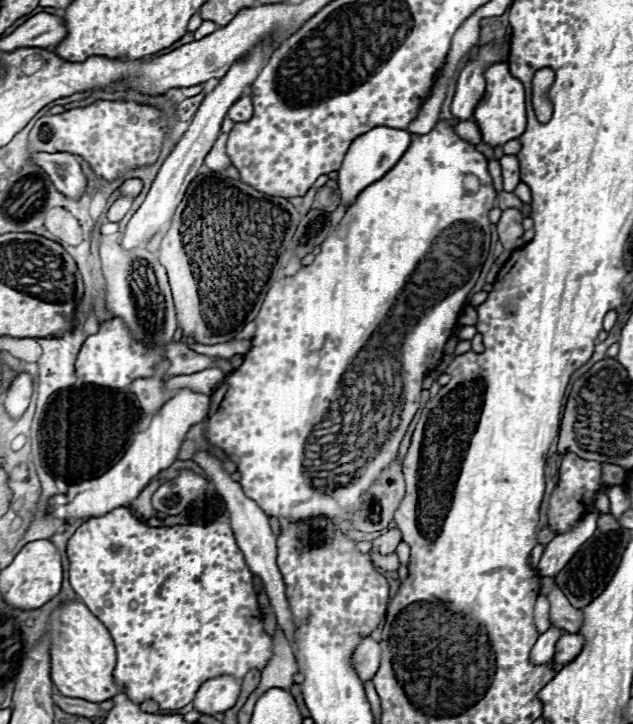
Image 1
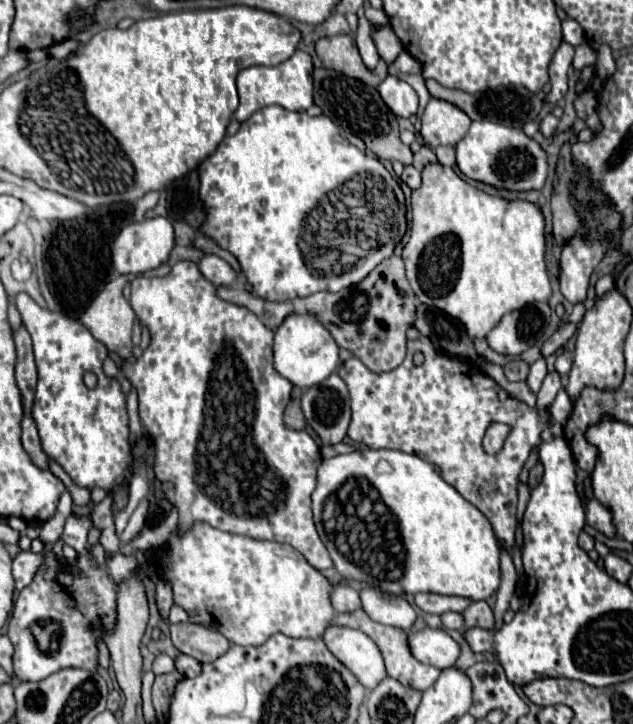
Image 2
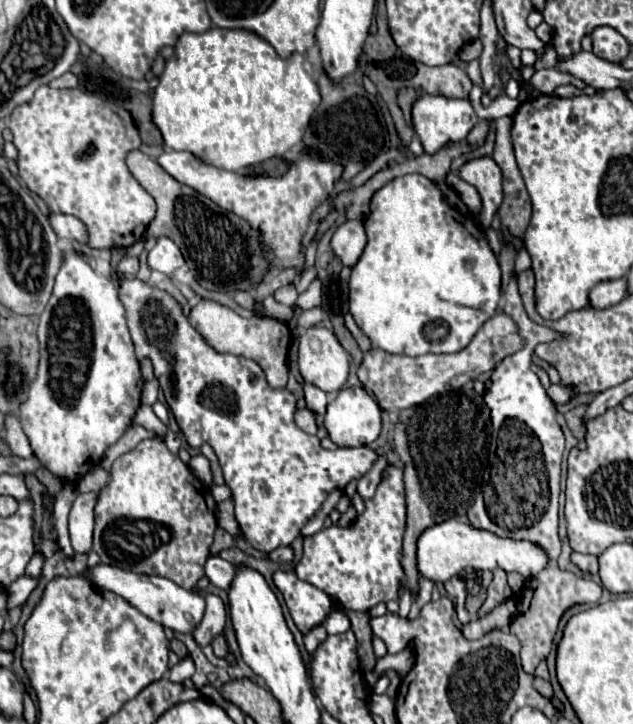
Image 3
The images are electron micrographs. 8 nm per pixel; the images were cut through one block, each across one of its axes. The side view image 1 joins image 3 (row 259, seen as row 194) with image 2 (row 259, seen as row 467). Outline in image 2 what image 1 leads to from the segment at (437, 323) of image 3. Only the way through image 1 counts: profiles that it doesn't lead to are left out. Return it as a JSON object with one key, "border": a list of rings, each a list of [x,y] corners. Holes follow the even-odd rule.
{"border":[[[266,106],[266,108],[258,110],[258,112],[254,112],[246,122],[242,122],[240,130],[234,136],[226,136],[222,140],[222,144],[224,146],[218,146],[216,152],[206,158],[208,162],[204,160],[200,164],[200,200],[206,206],[206,220],[200,226],[200,234],[210,236],[212,240],[218,242],[220,248],[224,248],[224,250],[228,250],[230,254],[236,256],[236,260],[240,262],[240,266],[244,270],[244,276],[246,276],[246,280],[252,286],[252,290],[254,290],[256,296],[260,296],[264,300],[272,300],[272,302],[290,302],[294,298],[306,298],[306,296],[310,296],[314,292],[336,292],[336,290],[342,290],[346,286],[358,284],[382,260],[390,258],[392,250],[396,248],[396,244],[404,238],[404,232],[406,232],[406,218],[404,218],[406,206],[404,206],[404,194],[398,188],[400,184],[394,182],[394,178],[390,176],[390,172],[374,156],[366,156],[362,150],[358,150],[356,146],[352,146],[348,140],[332,138],[332,120],[330,118],[326,118],[326,116],[312,118],[306,112],[290,112],[290,110],[284,110],[280,106]]]}

